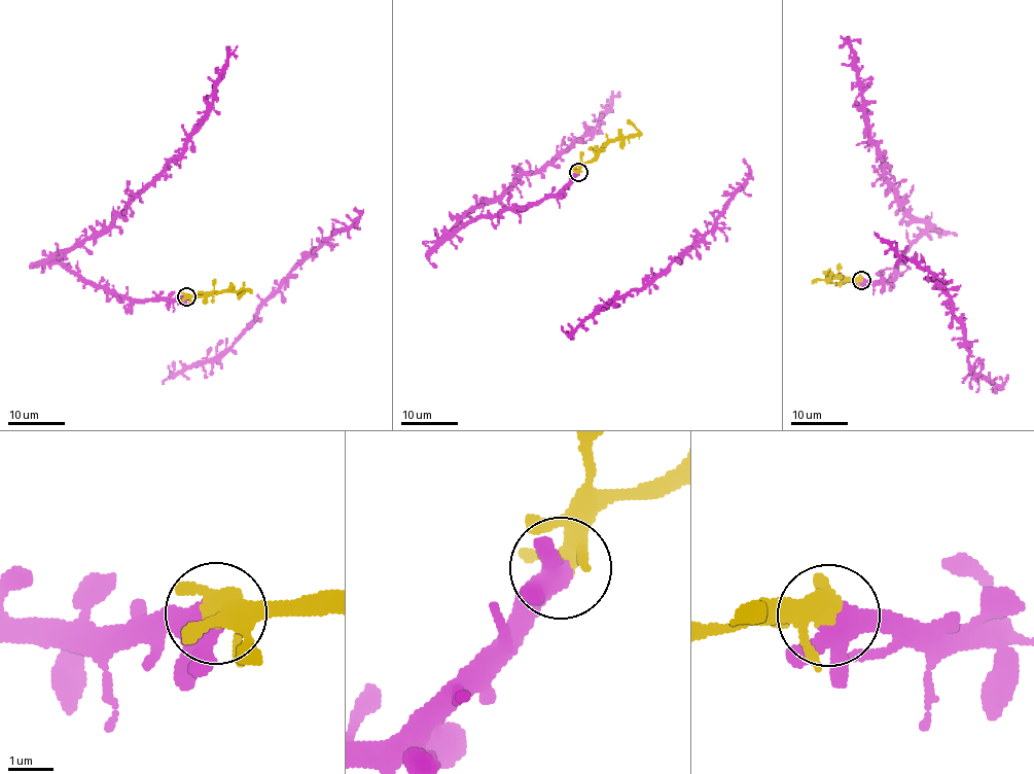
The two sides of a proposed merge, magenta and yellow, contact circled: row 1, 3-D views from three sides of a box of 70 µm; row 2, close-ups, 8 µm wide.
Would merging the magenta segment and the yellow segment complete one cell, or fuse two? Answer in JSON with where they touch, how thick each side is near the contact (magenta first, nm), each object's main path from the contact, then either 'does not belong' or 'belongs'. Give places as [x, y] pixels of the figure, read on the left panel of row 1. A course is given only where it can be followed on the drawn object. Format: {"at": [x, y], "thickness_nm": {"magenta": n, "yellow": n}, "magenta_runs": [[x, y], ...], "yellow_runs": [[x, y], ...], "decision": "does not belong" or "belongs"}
{"at": [186, 296], "thickness_nm": {"magenta": 320, "yellow": 360}, "magenta_runs": [[186, 297], [119, 298], [83, 282], [55, 256], [95, 238], [181, 151], [237, 45]], "yellow_runs": [[186, 296], [249, 291], [238, 297]], "decision": "belongs"}

